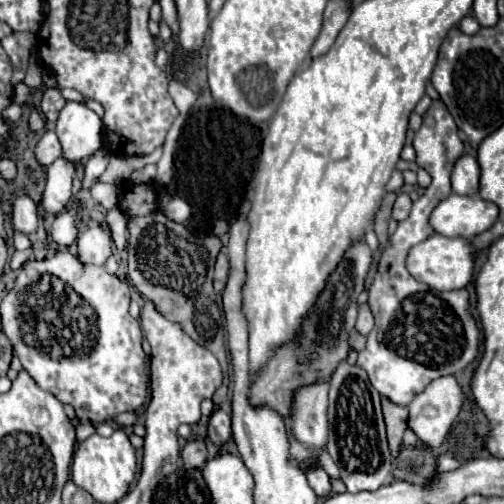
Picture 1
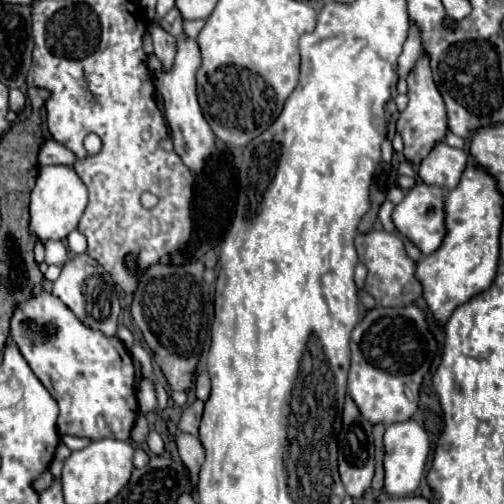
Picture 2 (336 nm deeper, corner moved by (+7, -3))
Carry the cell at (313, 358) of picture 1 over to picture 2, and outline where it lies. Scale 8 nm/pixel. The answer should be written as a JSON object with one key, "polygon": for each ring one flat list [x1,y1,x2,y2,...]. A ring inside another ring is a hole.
{"polygon":[[179,434,177,448,179,448,179,456,181,456,183,464,189,468,191,482,195,486,197,484,199,466,205,460,205,448,203,448,203,444,201,444,201,440,197,436,189,436,189,434]]}

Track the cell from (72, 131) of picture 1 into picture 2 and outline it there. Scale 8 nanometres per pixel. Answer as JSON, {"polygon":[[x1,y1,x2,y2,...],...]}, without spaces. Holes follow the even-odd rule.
{"polygon":[[63,164,41,166,35,188,31,192,31,226,29,228,43,242,49,238,65,240,69,232,77,228,85,206,87,206,87,188,71,166,63,166]]}

